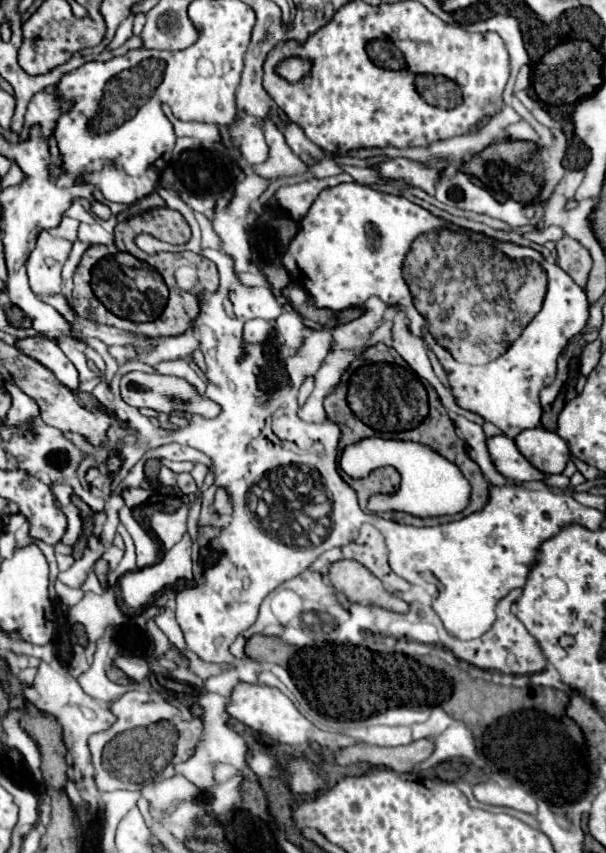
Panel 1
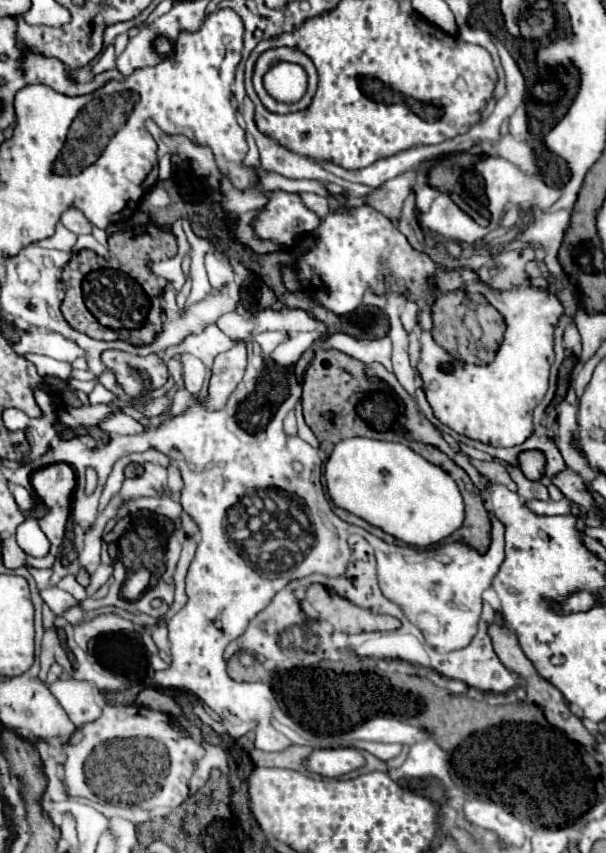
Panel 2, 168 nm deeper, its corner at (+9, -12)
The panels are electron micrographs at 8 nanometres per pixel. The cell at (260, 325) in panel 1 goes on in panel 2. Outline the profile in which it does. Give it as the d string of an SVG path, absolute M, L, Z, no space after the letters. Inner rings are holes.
M236 342L228 352L216 356L212 366L212 380L208 388L208 408L218 410L226 404L232 390L238 386L246 370L246 344Z

